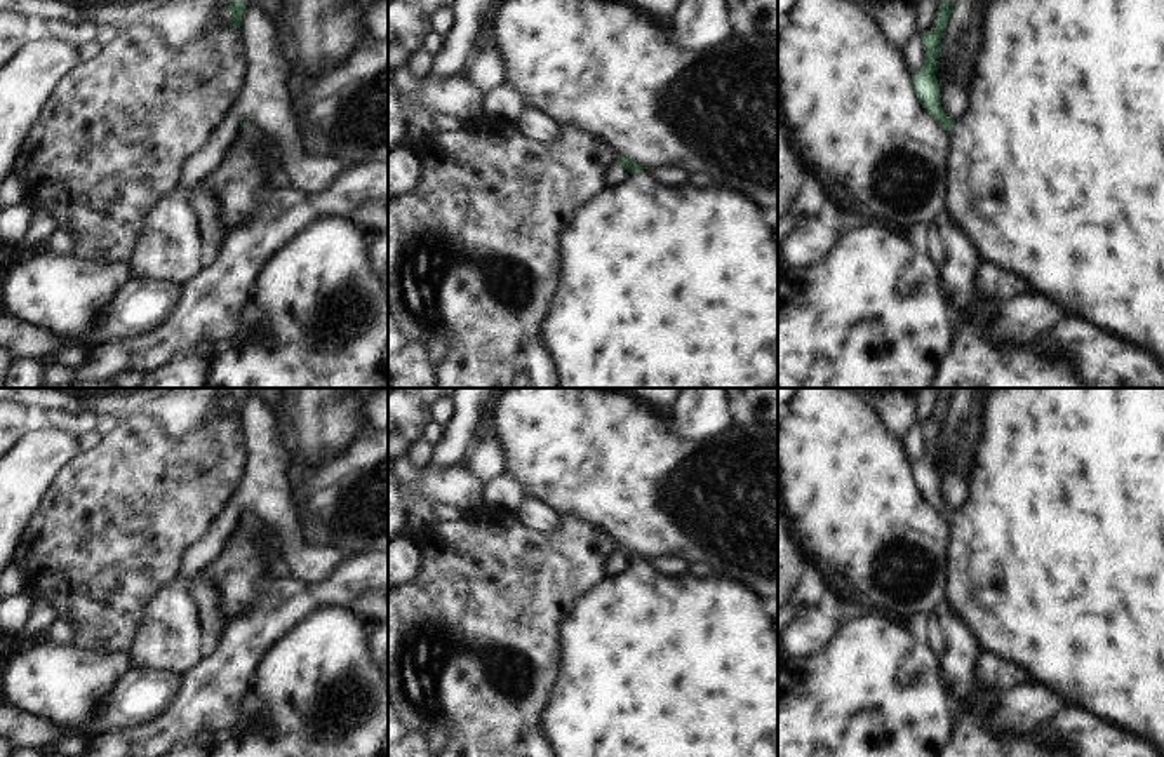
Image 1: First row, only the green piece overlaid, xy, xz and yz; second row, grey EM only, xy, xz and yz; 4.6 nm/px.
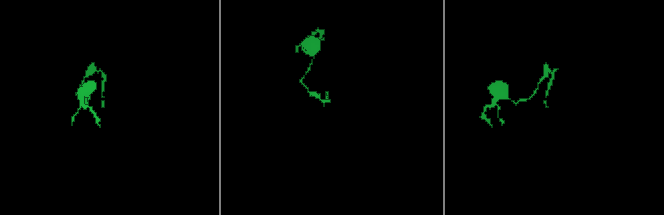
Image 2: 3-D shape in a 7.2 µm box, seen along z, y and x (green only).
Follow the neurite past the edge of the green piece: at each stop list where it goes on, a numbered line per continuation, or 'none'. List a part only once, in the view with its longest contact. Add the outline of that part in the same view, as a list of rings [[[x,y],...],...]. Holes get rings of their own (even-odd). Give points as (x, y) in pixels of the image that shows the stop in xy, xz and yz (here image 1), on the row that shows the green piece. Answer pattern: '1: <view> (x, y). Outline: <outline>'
1: xz (660, 286). Outline: [[[635,172],[585,202],[560,237],[560,271],[555,296],[541,325],[559,388],[773,388],[778,381],[778,245],[760,209],[741,193],[692,184],[665,186]]]

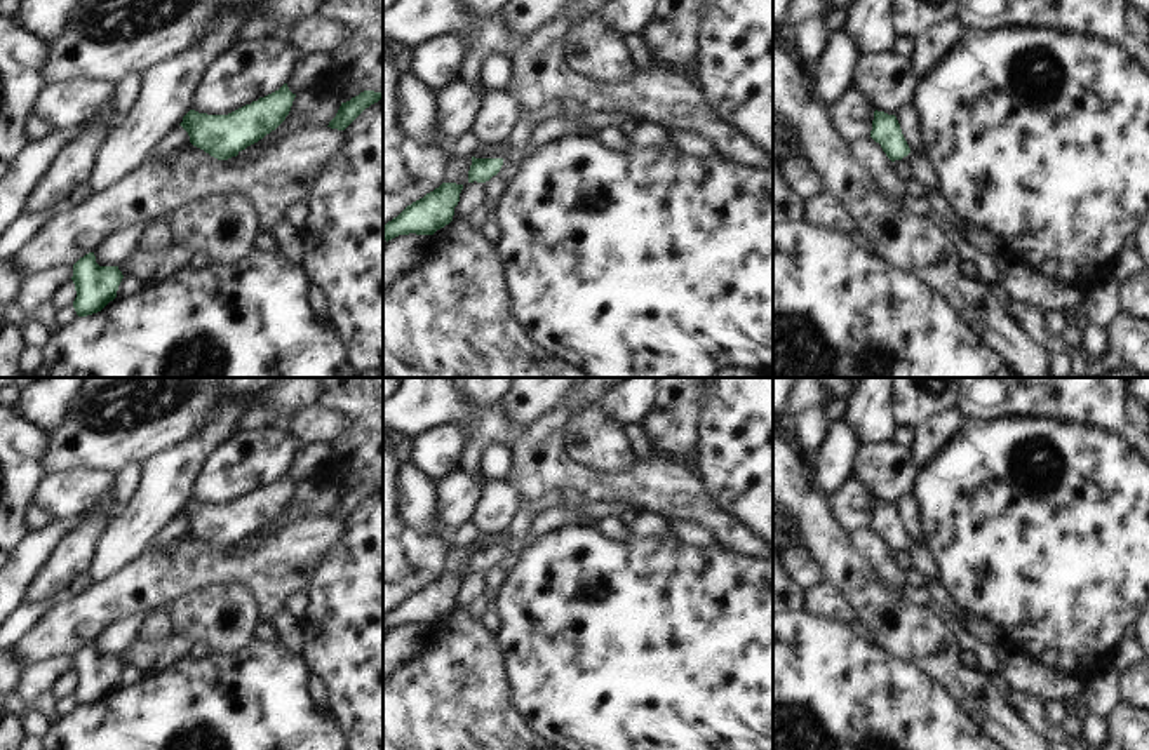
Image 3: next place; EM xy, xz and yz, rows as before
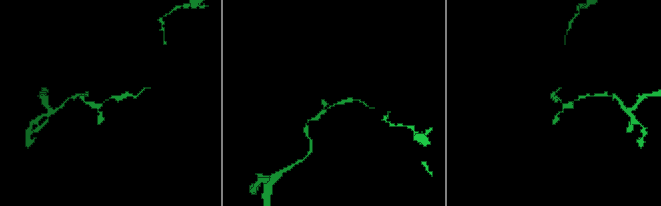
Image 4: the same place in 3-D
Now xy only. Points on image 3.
none

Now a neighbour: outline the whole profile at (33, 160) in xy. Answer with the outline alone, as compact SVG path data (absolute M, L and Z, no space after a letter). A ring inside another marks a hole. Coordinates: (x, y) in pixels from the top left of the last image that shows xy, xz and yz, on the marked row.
M80 127L50 132L35 143L28 143L21 150L0 177L0 235L23 214L28 195L47 172L54 157L78 134Z

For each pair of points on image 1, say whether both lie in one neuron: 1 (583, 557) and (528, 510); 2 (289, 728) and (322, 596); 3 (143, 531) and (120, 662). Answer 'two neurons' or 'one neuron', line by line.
1: two neurons
2: two neurons
3: two neurons

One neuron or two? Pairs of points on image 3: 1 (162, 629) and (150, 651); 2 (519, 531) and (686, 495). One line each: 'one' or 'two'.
1: two
2: one

